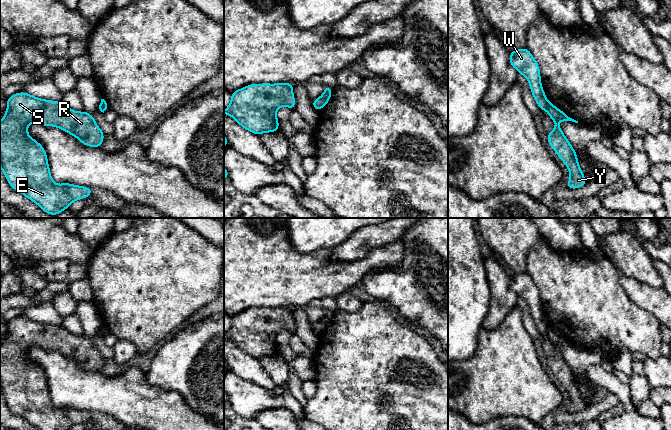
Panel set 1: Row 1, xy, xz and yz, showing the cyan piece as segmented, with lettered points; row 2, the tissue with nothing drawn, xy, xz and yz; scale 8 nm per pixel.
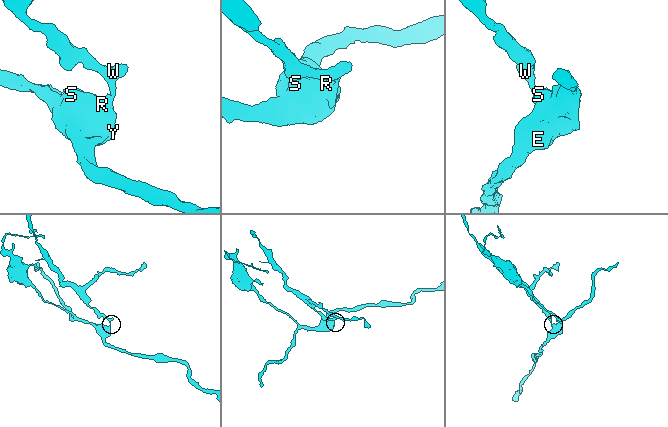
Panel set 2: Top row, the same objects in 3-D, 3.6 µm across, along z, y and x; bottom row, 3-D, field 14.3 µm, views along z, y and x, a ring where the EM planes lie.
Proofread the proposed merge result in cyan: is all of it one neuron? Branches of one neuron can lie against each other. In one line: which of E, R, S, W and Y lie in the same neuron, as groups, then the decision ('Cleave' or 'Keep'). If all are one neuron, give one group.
Groups: E R S Y / W. Cleave

